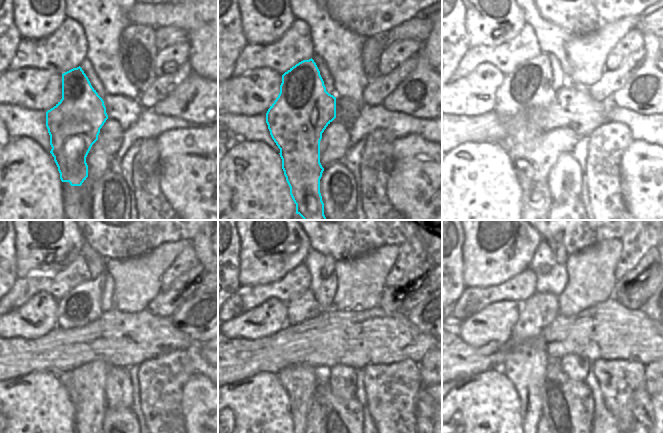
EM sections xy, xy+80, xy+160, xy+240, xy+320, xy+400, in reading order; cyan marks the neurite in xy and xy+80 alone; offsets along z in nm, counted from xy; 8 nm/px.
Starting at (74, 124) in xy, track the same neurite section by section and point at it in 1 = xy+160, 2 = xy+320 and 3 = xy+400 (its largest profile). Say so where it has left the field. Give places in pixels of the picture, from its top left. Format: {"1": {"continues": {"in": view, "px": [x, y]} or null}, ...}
{"1": {"continues": {"in": "xy+160", "px": [526, 90]}}, "2": {"continues": {"in": "xy+320", "px": [305, 306]}}, "3": {"continues": {"in": "xy+400", "px": [555, 243]}}}

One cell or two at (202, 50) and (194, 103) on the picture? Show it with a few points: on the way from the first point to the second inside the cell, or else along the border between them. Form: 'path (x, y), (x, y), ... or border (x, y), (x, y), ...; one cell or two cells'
border (192, 71), (207, 79); two cells

